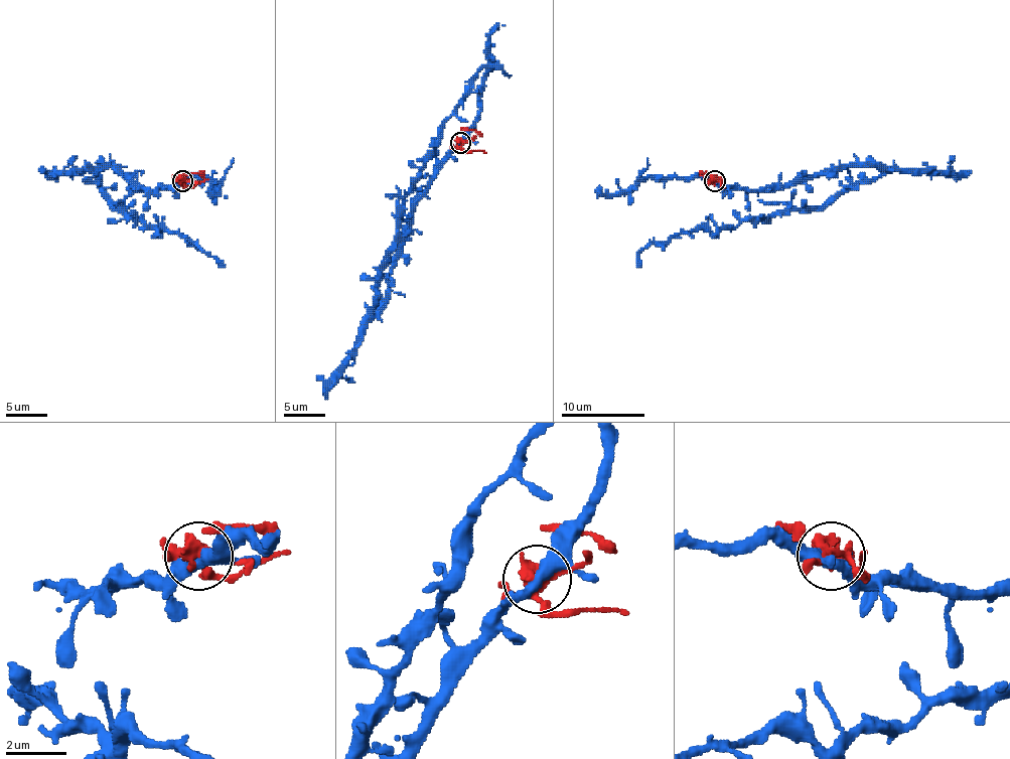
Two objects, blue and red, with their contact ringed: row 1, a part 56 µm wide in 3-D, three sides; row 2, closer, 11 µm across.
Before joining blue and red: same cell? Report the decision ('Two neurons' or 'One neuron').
One neuron

